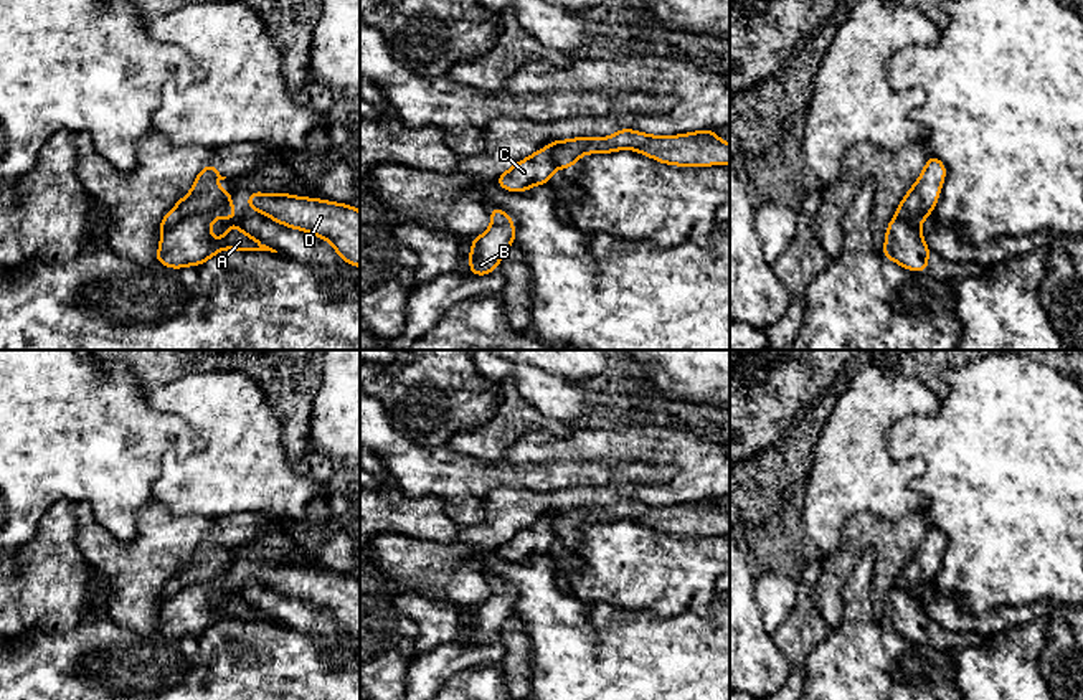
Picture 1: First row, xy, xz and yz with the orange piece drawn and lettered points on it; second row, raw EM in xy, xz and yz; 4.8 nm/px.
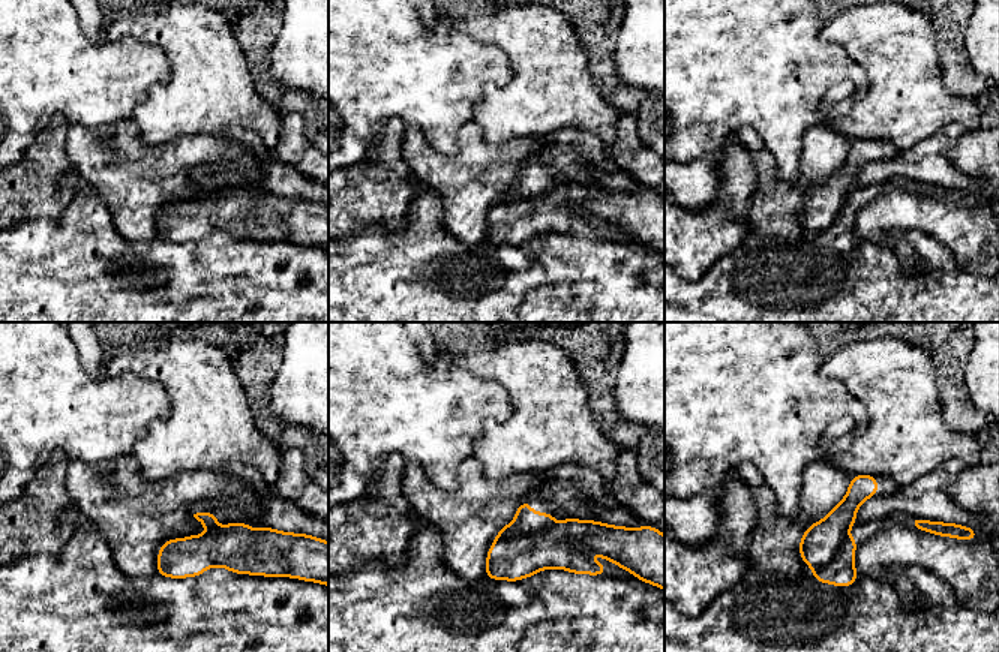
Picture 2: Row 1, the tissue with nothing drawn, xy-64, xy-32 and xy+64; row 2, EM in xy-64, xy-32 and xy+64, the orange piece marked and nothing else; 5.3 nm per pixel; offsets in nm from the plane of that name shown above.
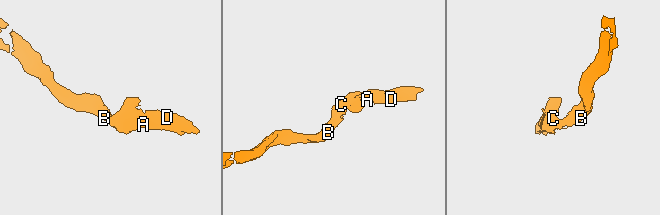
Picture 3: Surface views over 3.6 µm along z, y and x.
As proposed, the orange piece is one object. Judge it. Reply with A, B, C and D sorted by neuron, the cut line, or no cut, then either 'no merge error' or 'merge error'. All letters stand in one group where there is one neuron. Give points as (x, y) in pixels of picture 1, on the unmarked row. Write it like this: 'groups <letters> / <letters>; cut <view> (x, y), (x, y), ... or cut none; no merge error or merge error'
groups A D / B C; cut xy (227, 575), (218, 581), (190, 583), (160, 603); merge error

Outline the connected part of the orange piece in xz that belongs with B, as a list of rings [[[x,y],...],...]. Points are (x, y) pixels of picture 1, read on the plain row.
[[[497,575],[489,581],[492,594],[485,603],[474,608],[471,616],[471,646],[487,646],[499,637],[504,622],[515,612],[515,594]]]

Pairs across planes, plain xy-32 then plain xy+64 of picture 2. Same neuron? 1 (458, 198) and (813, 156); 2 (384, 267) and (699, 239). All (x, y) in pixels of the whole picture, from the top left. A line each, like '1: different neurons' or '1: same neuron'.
1: same neuron
2: different neurons

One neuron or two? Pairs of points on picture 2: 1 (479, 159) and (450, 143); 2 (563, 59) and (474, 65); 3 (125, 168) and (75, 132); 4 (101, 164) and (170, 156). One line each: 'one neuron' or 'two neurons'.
1: two neurons
2: two neurons
3: one neuron
4: one neuron

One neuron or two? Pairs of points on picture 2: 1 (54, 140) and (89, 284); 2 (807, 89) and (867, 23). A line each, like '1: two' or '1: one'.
1: two
2: two

